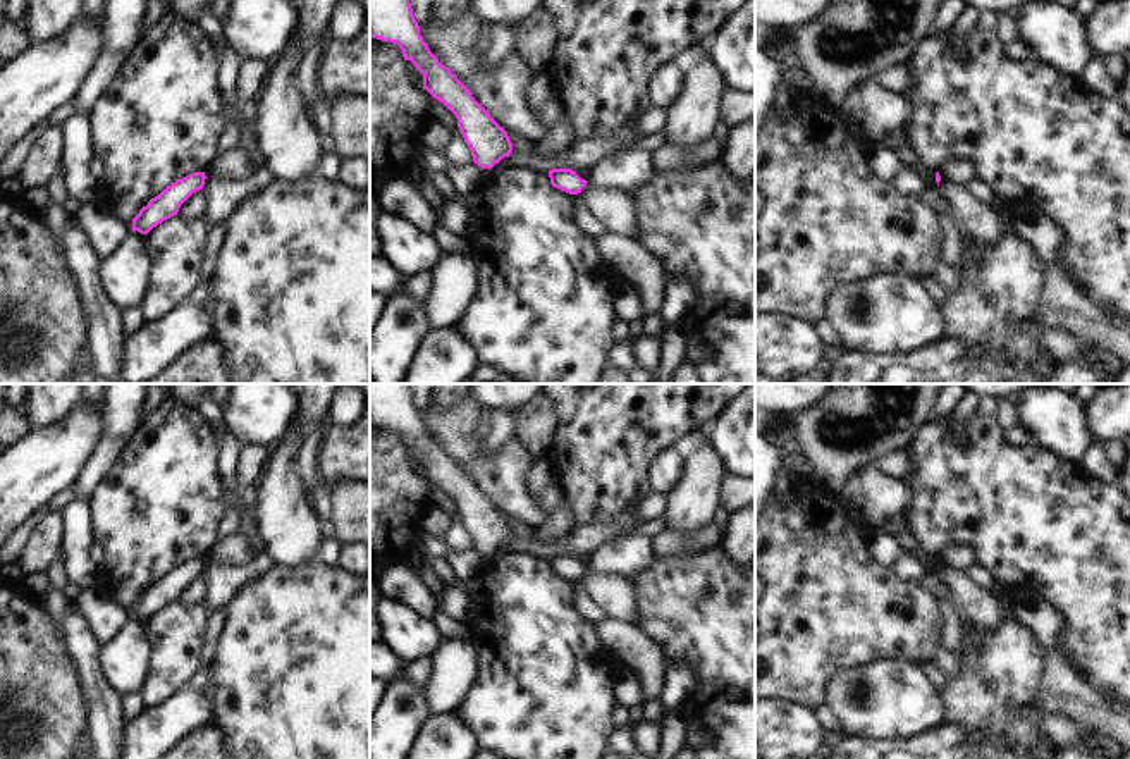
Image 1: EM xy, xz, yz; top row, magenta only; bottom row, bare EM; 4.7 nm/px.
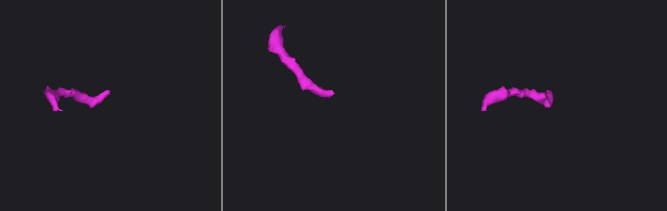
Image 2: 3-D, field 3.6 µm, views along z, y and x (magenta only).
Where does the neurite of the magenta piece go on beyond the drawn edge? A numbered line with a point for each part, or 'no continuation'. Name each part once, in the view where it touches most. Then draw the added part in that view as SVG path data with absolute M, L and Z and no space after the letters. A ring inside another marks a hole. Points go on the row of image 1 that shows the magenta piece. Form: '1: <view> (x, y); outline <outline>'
no continuation

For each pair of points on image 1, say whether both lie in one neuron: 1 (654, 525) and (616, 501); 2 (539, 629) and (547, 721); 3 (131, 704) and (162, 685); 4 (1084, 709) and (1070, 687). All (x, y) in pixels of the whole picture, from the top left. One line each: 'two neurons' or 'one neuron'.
1: two neurons
2: one neuron
3: two neurons
4: one neuron

